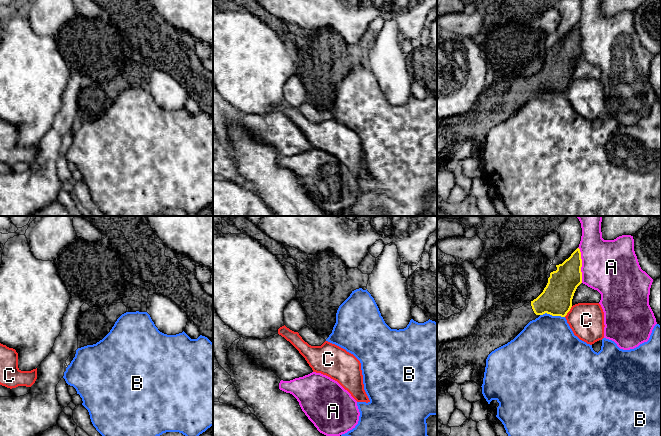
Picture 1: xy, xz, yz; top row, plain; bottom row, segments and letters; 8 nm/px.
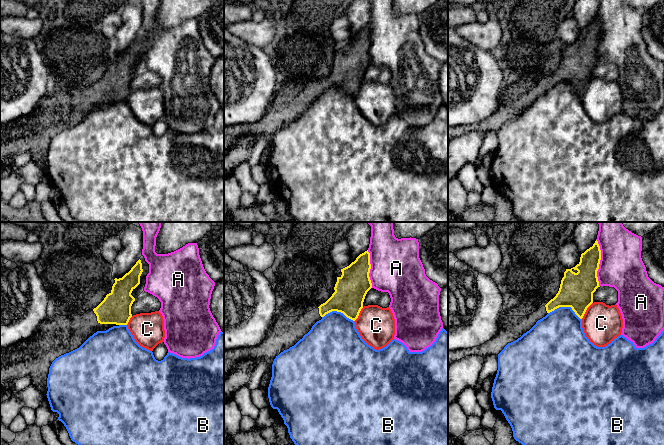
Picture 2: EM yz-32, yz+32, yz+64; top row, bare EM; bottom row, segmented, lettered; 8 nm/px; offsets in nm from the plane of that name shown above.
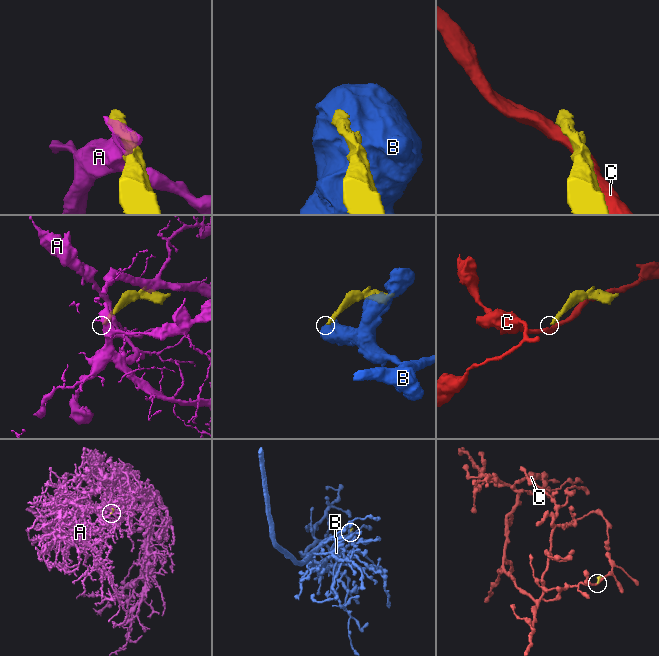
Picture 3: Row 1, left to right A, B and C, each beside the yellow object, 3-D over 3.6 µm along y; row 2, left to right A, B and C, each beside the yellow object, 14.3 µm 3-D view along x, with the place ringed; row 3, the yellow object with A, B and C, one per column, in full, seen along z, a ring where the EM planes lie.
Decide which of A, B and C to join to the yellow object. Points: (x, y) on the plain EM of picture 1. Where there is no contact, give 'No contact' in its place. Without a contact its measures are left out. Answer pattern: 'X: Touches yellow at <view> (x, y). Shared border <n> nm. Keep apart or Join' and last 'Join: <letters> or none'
A: Touches yellow at yz (581, 41). Shared border 280 nm. Keep apart
B: Touches yellow at yz (552, 91). Shared border 200 nm. Keep apart
C: Touches yellow at yz (569, 86). Shared border 110 nm. Keep apart
Join: none

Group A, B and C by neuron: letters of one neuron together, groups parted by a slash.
A / B / C

